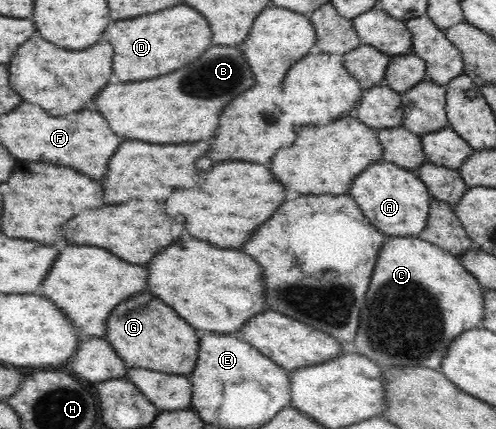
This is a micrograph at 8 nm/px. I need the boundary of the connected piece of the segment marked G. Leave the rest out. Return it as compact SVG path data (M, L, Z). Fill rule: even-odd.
M148 289L131 295L110 310L106 318L106 335L113 350L127 367L151 369L162 373L188 376L198 359L199 339L202 332L186 323L169 305Z

